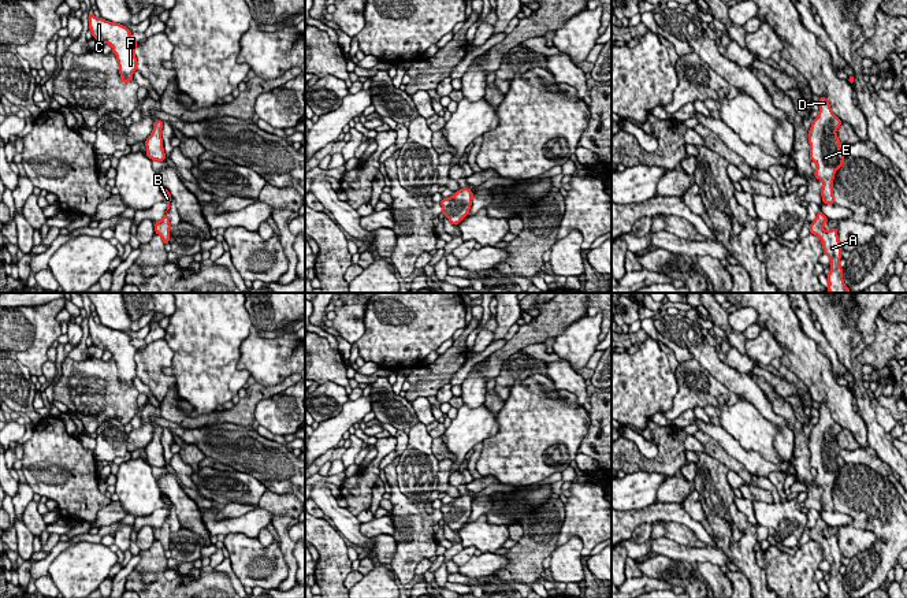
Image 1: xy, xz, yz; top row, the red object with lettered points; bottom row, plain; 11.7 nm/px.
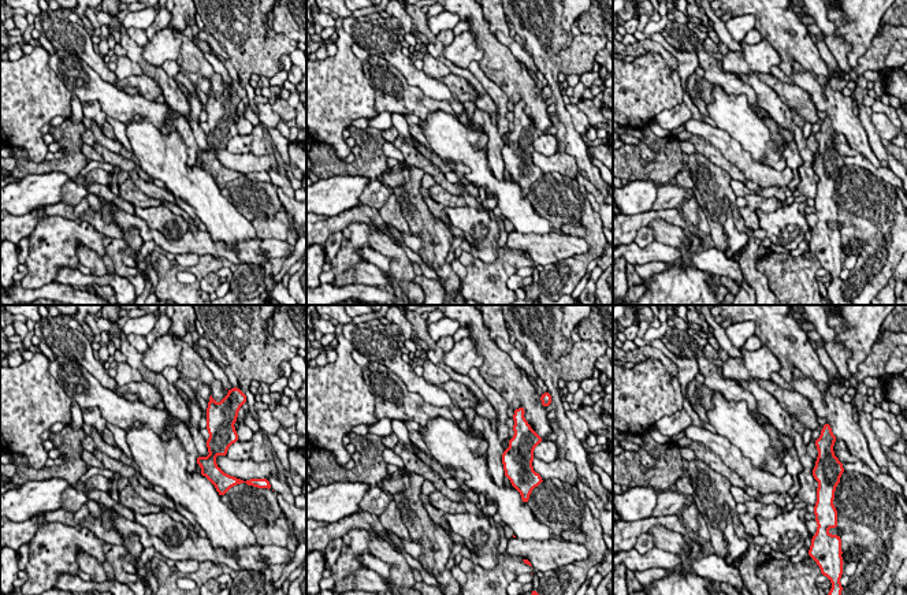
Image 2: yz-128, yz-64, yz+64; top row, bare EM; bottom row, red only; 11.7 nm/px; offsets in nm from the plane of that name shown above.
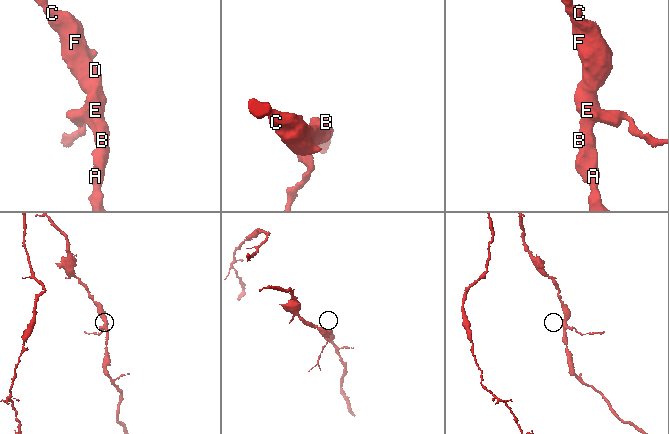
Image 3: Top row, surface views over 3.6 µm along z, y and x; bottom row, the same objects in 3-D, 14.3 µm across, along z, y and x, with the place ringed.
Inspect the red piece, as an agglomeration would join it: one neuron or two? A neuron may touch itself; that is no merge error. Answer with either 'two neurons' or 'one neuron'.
one neuron

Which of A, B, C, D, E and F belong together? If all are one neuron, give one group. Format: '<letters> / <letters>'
A B C D E F

